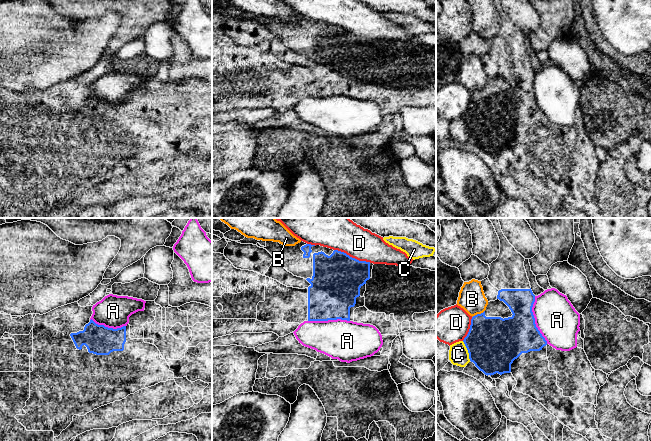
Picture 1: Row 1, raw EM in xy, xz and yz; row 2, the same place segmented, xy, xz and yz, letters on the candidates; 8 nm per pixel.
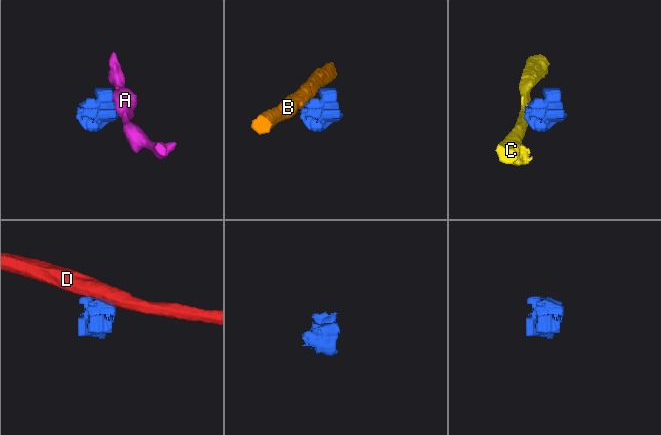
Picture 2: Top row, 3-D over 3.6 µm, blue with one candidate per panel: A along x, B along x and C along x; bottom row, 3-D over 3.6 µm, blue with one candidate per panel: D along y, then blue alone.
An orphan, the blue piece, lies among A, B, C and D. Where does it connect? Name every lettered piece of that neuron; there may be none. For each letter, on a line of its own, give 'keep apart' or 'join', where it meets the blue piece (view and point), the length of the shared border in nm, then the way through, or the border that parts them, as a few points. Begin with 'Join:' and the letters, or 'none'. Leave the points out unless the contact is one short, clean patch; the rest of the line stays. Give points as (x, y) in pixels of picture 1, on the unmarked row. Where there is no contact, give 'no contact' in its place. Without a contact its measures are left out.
Join: none
A: keep apart; contact yz (534, 96); length 400 nm
B: keep apart; contact yz (478, 90); length 120 nm
C: keep apart; contact yz (468, 127); length 170 nm; border yz (462, 117), (470, 136)
D: keep apart; contact xz (351, 33); length 320 nm

